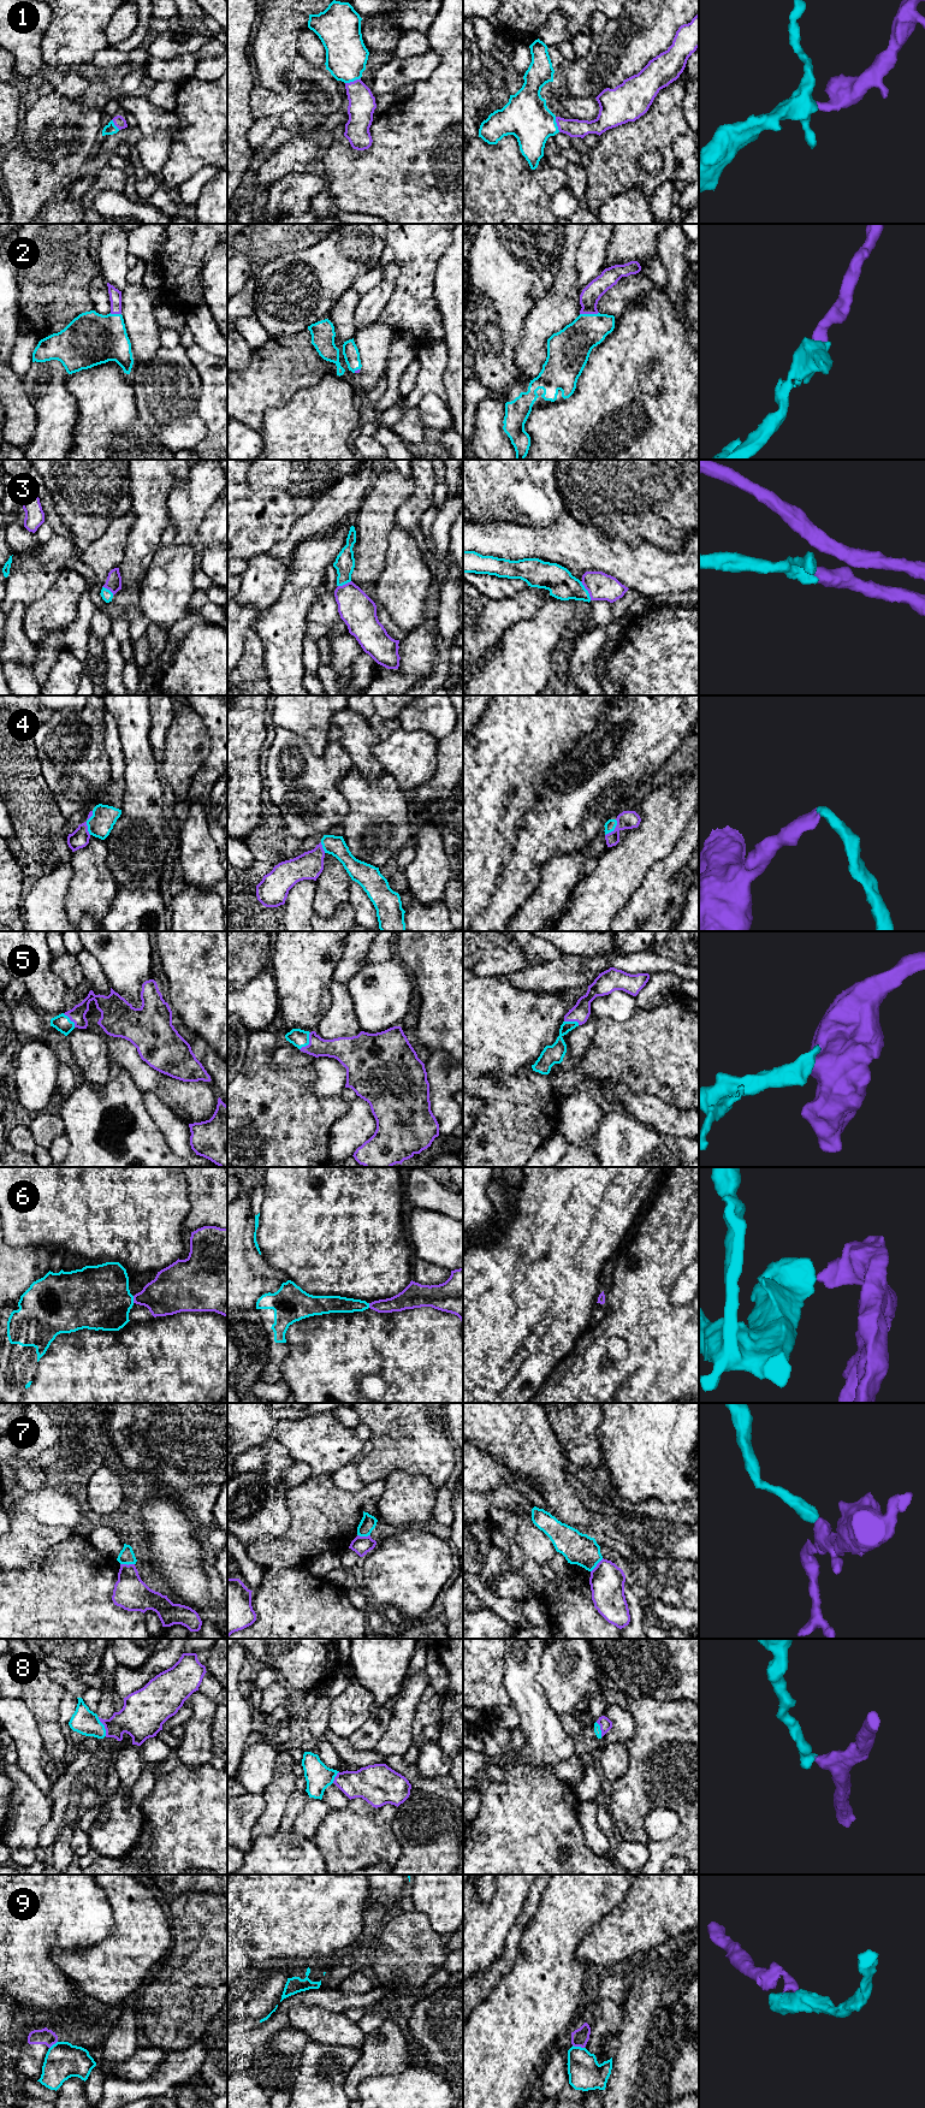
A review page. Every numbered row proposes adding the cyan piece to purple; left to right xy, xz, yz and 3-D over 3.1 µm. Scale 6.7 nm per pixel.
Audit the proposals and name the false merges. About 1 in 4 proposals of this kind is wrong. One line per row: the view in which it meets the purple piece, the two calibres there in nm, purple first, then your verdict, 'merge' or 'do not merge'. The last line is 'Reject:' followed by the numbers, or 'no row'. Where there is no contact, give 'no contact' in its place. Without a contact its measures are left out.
1: meets purple in xz; 180 nm thick on the purple side, 280 nm on the other; merge
2: meets purple in yz; 130 nm thick on the purple side, 260 nm on the other; merge
3: meets purple in yz; 190 nm thick on the purple side, 190 nm on the other; merge
4: meets purple in xy; 120 nm thick on the purple side, 160 nm on the other; merge
5: meets purple in xz; 180 nm thick on the purple side, 120 nm on the other; merge
6: meets purple in xy; 280 nm thick on the purple side, 440 nm on the other; merge
7: meets purple in xy; 220 nm thick on the purple side, 110 nm on the other; do not merge
8: meets purple in xy; 280 nm thick on the purple side, 170 nm on the other; merge
9: meets purple in yz; 120 nm thick on the purple side, 220 nm on the other; do not merge
Reject: 7, 9

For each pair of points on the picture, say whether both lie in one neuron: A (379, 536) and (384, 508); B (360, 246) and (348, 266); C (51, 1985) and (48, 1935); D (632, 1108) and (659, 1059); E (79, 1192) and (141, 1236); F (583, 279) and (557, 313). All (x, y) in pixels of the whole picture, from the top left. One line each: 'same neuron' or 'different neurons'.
A: same neuron
B: same neuron
C: same neuron
D: different neurons
E: same neuron
F: different neurons

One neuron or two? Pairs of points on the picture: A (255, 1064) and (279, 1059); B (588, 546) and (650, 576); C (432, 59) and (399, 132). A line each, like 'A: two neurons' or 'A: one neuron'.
A: two neurons
B: one neuron
C: two neurons

